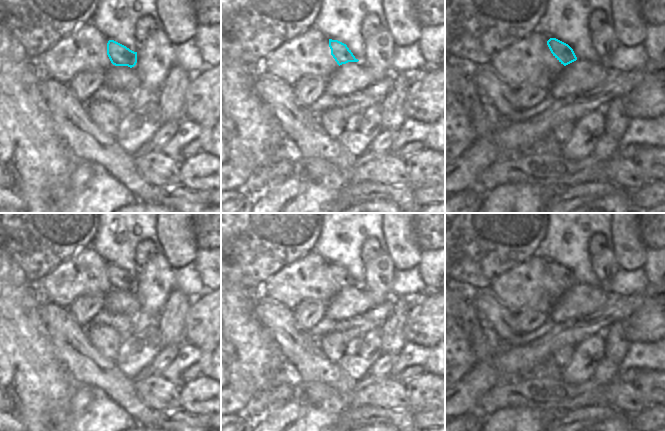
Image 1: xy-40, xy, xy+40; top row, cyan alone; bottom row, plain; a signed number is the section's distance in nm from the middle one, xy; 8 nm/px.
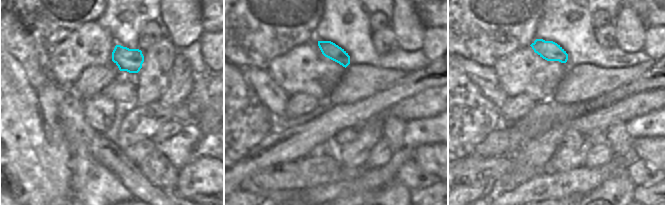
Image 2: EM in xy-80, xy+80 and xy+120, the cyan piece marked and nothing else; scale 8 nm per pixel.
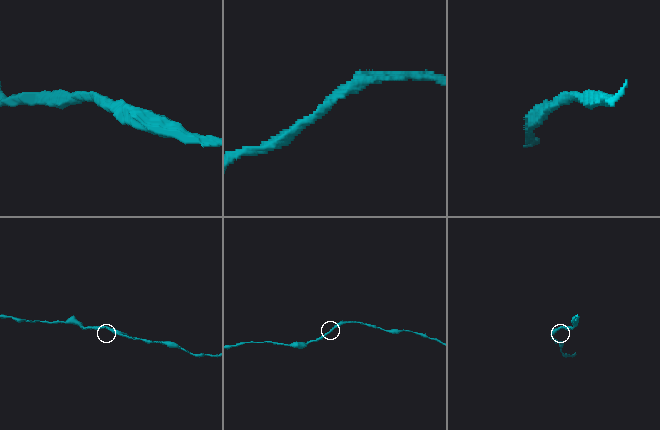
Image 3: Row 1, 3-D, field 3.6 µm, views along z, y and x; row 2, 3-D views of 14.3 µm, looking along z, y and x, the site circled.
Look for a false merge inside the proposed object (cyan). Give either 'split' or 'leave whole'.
leave whole

